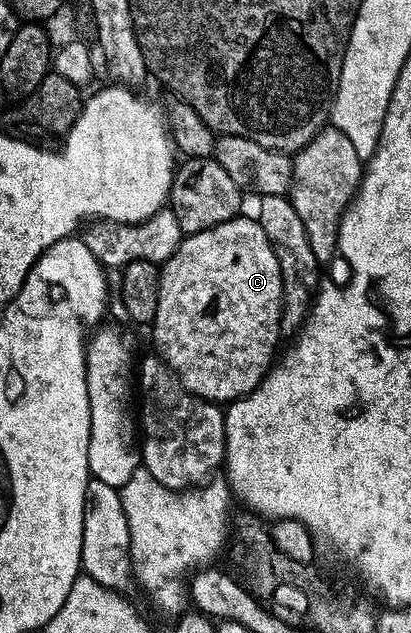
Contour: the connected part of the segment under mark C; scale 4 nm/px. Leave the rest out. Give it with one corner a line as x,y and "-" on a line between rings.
246,215
234,217
232,221
221,223
212,229
206,229
200,233
184,236
179,249
172,257
161,265
159,274
159,298
157,299
157,315
153,322
155,329
155,345
158,356
165,362
168,370
173,374
180,386
191,396
200,401
212,403
230,403
259,388
263,378
267,376
276,360
275,348
279,345
279,329
283,325
283,280
281,279
281,267
277,263
277,255
260,227
258,220
251,221

